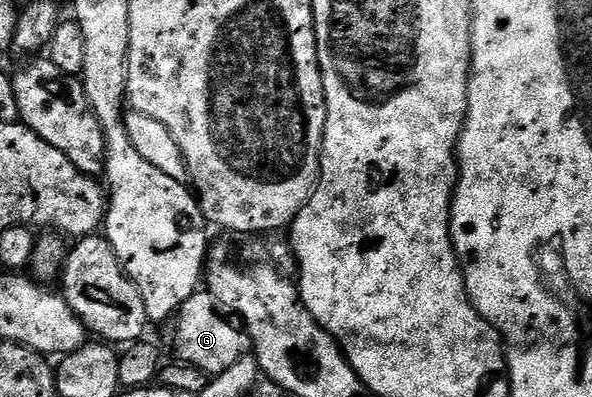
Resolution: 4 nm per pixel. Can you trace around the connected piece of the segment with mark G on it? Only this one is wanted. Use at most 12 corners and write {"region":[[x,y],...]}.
{"region":[[210,294],[175,315],[176,361],[208,376],[247,353],[248,333]]}

